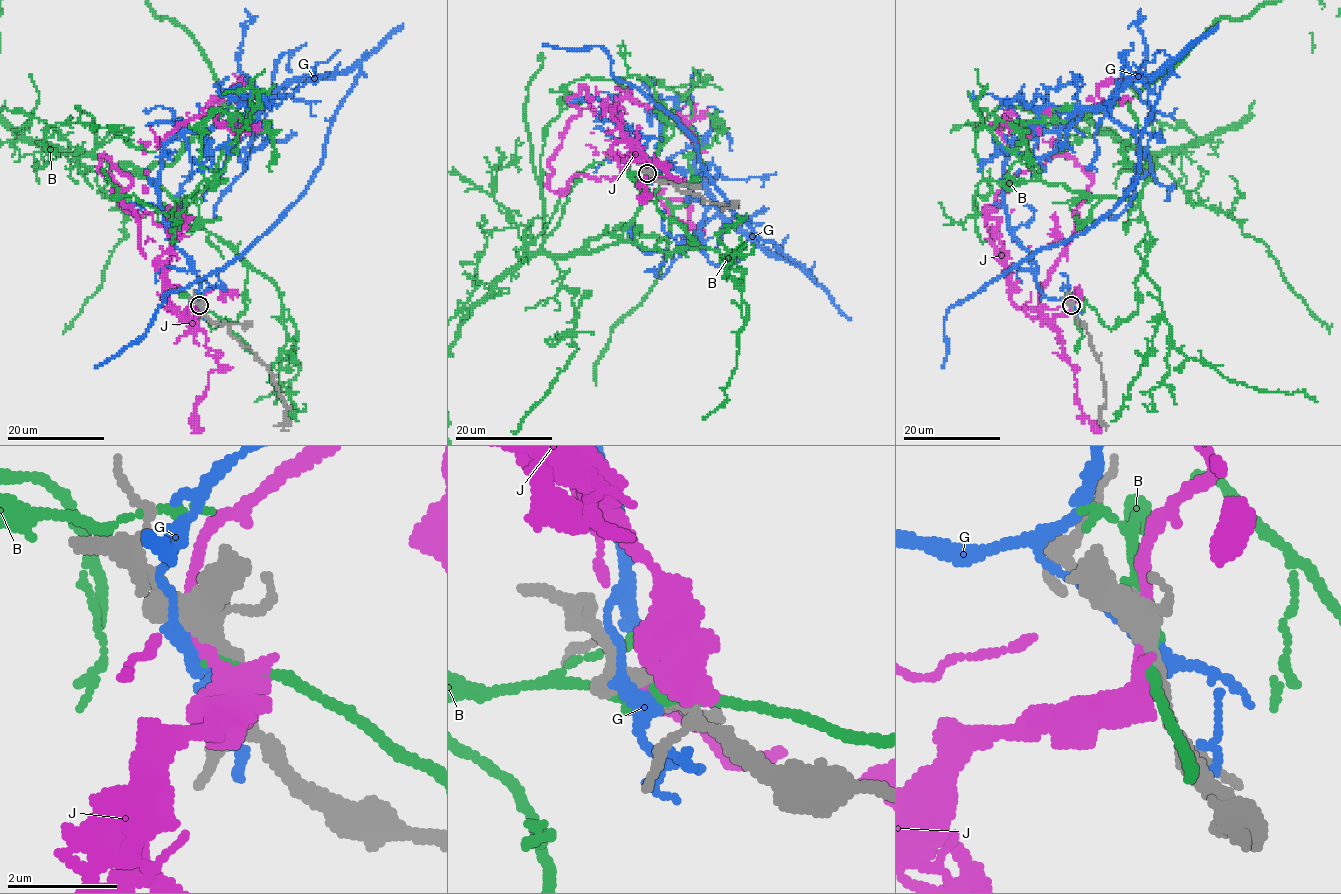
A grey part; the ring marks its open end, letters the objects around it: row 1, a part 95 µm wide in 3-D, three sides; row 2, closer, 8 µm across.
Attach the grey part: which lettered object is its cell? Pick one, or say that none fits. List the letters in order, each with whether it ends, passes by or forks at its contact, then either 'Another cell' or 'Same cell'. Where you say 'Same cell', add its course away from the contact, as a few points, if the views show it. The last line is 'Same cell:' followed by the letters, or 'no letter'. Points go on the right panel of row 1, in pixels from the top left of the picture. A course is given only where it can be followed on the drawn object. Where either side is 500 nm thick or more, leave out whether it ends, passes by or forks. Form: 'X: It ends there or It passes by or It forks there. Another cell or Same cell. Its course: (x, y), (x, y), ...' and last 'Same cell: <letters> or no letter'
B: It passes by. Another cell
G: It passes by. Another cell
J: It passes by. Same cell. Its course: (1071, 306), (1050, 319), (1040, 287), (1091, 175), (1058, 155), (1008, 188), (996, 129), (1048, 108)
Same cell: J

